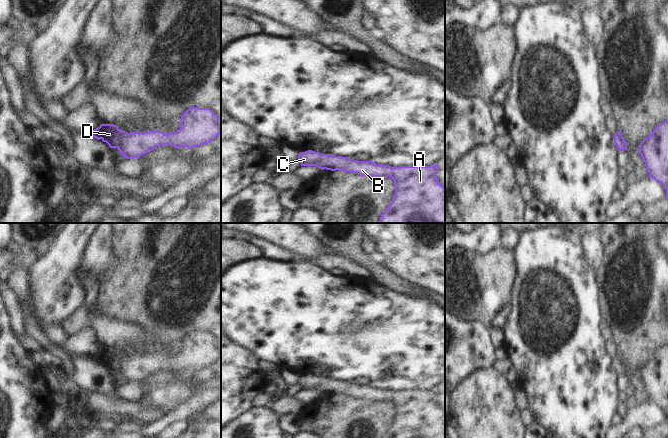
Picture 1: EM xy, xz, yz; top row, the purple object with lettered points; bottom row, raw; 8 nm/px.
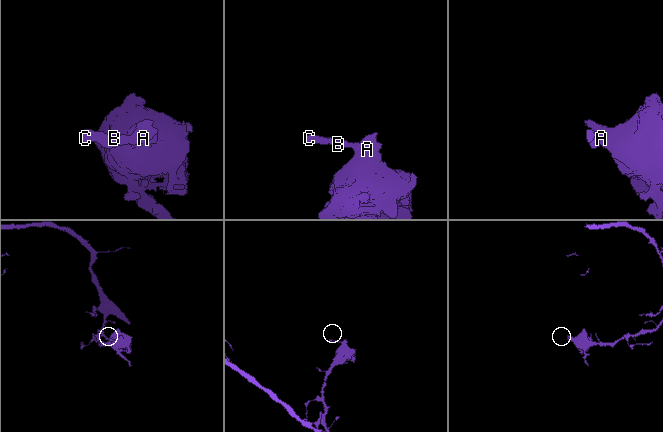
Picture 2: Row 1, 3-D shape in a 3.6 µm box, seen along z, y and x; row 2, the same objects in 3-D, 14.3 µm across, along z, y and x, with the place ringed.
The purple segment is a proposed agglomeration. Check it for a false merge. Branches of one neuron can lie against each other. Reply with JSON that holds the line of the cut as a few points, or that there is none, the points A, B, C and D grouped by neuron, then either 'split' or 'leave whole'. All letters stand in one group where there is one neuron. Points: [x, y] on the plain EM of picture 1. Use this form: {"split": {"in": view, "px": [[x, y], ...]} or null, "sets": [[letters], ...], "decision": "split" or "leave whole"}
{"split": null, "sets": [["A", "B", "C", "D"]], "decision": "leave whole"}

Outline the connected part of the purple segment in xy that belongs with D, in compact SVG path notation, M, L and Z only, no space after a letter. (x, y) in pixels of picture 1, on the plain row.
M191 331L181 340L180 353L166 358L161 355L128 357L114 348L101 348L91 355L82 355L106 366L110 372L117 372L126 383L139 382L157 371L169 368L171 371L192 373L213 366L221 357L221 342L210 332Z

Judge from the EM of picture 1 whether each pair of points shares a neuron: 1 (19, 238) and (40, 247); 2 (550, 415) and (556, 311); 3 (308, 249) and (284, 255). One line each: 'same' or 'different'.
1: same
2: same
3: different

